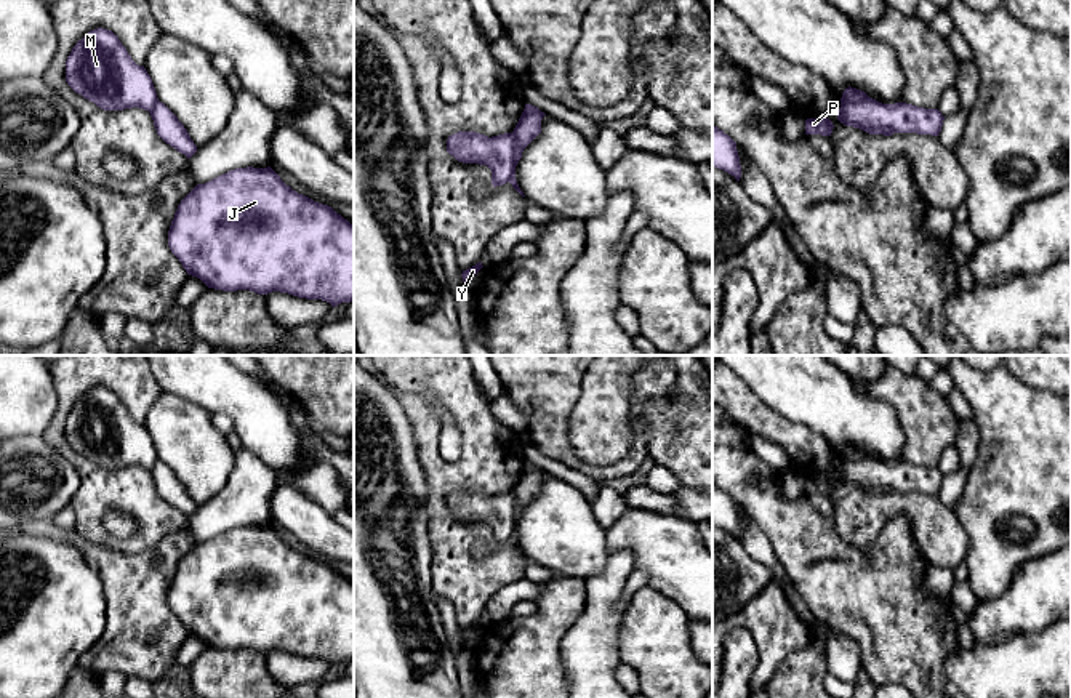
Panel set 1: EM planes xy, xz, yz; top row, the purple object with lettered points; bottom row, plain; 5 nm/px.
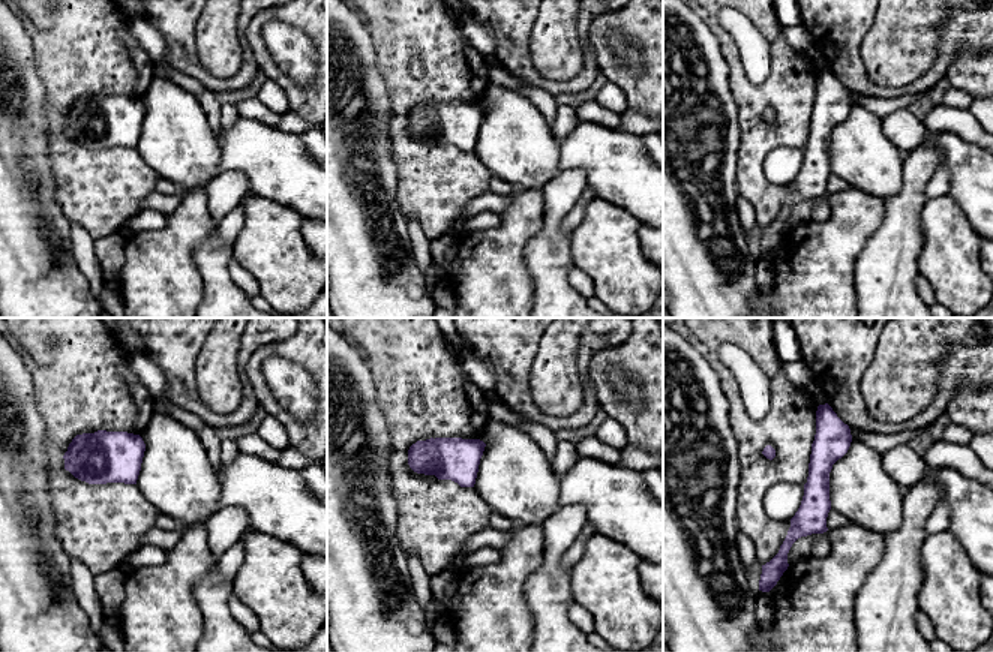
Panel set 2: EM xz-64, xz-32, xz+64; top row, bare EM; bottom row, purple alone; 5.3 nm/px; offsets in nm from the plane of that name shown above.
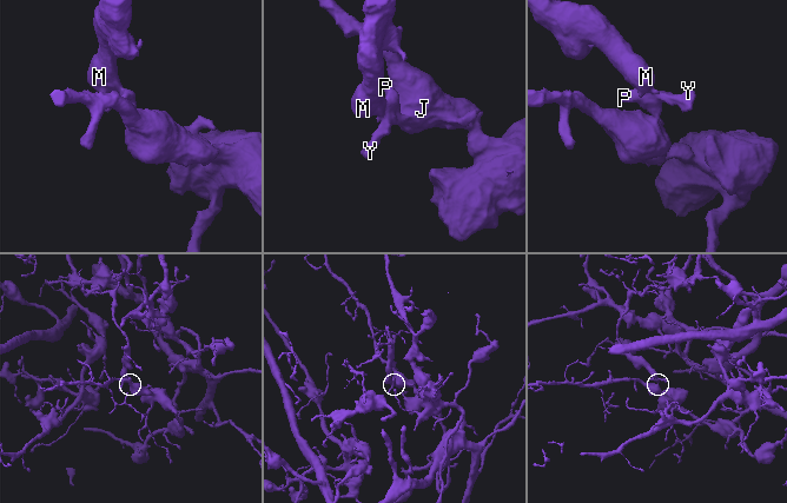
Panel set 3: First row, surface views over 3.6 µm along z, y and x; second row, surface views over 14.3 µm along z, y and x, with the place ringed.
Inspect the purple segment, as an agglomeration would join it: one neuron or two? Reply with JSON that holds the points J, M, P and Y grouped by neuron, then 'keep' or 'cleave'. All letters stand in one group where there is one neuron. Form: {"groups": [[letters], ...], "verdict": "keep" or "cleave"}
{"groups": [["J", "P", "Y"], ["M"]], "verdict": "cleave"}

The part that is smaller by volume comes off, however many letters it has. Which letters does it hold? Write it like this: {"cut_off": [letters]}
{"cut_off": ["M"]}

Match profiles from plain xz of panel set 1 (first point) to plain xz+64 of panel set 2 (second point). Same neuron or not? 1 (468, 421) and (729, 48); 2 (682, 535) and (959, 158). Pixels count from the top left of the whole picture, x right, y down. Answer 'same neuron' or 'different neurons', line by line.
1: same neuron
2: same neuron

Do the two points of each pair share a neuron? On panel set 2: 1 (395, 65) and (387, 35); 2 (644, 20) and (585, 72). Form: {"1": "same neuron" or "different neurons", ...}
{"1": "same neuron", "2": "different neurons"}

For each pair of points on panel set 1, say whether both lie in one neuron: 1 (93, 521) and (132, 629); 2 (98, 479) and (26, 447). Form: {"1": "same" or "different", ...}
{"1": "different", "2": "different"}

